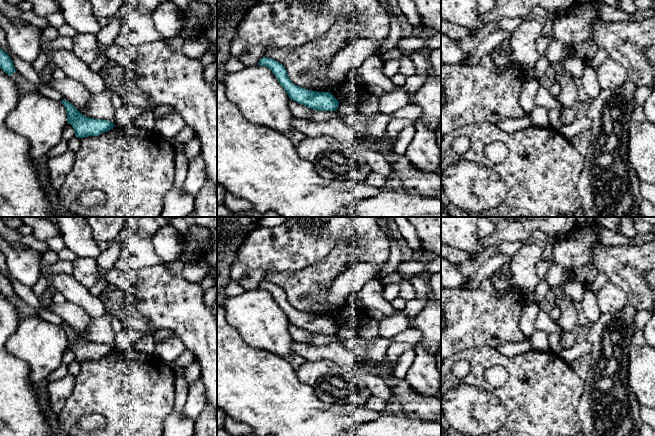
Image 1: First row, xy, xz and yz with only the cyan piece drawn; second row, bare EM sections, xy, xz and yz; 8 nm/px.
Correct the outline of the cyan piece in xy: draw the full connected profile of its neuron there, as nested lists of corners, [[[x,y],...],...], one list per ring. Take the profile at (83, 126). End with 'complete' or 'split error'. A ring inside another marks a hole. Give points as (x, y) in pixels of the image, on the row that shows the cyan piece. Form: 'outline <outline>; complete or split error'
outline [[[61,101],[66,108],[67,124],[71,124],[78,138],[98,136],[115,127],[114,123],[82,115],[69,101]]]; complete

